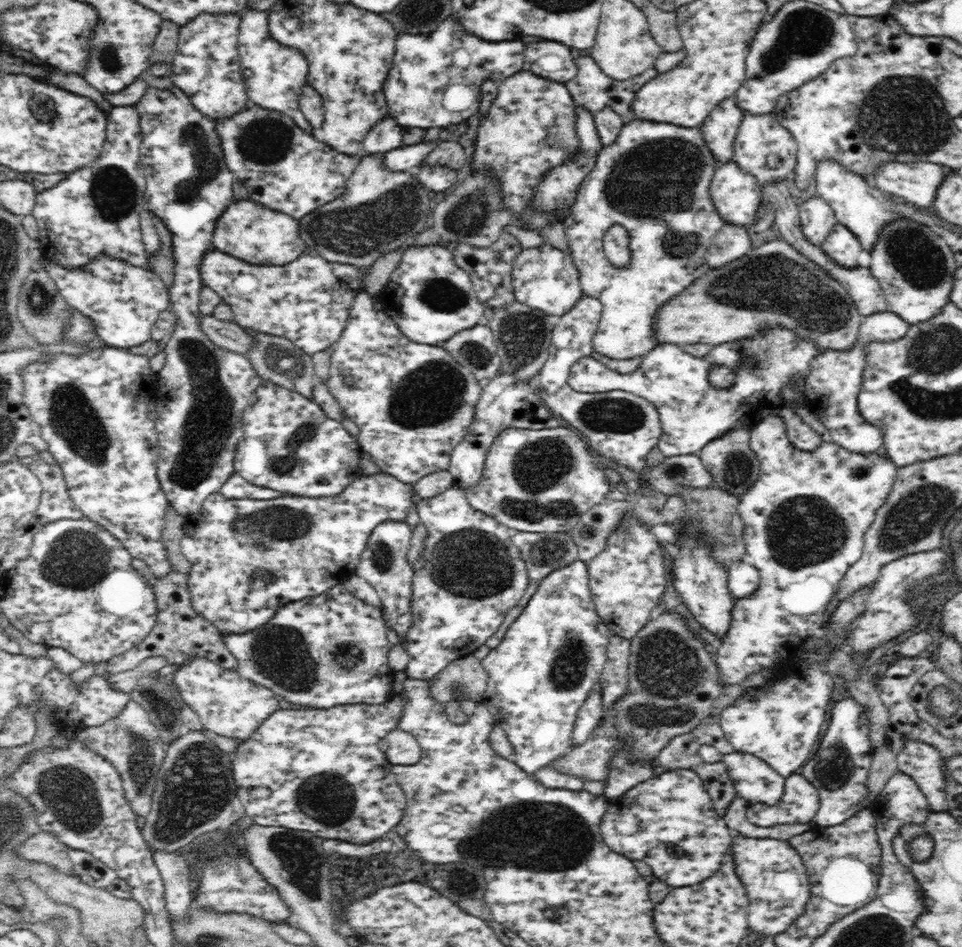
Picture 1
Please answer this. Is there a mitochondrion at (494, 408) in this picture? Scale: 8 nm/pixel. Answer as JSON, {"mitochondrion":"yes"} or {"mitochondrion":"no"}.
{"mitochondrion":"no"}

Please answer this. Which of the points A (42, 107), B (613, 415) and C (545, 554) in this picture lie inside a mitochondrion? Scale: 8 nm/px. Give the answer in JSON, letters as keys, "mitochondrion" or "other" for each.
{"A":"mitochondrion","B":"mitochondrion","C":"mitochondrion"}

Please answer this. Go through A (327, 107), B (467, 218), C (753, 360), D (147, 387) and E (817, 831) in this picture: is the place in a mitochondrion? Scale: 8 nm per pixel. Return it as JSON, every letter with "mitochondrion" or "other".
{"A":"other","B":"mitochondrion","C":"mitochondrion","D":"other","E":"other"}

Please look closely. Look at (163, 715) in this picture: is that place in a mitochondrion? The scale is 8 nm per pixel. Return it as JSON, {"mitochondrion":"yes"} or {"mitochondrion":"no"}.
{"mitochondrion":"yes"}

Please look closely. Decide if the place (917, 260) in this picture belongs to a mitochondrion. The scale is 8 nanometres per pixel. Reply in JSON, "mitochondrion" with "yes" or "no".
{"mitochondrion":"yes"}

